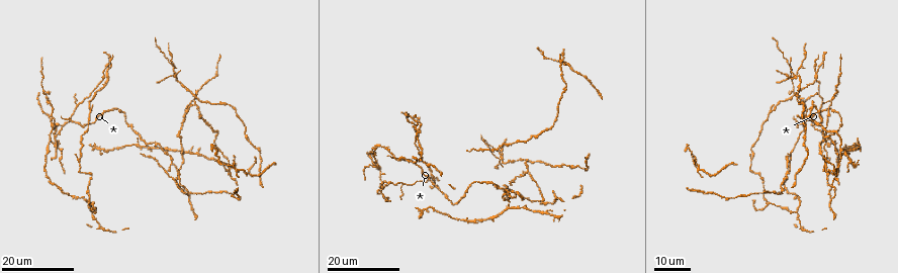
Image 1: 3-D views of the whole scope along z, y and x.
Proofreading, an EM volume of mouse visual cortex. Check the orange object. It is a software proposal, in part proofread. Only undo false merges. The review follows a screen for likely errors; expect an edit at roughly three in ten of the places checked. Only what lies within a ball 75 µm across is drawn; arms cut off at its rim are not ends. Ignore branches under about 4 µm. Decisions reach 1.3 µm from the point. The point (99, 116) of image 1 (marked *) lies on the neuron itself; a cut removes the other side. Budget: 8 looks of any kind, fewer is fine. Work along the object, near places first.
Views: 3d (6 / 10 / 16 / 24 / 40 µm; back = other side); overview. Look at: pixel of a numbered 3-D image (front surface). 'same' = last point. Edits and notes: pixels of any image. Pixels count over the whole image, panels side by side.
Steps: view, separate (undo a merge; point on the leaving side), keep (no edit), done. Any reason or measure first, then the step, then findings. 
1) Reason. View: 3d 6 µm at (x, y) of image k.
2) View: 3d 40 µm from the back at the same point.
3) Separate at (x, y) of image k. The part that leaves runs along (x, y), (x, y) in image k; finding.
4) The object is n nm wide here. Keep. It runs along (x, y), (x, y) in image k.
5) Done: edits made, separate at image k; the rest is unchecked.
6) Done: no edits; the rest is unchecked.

View: 3d 16 µm at (788, 161) of image 1.

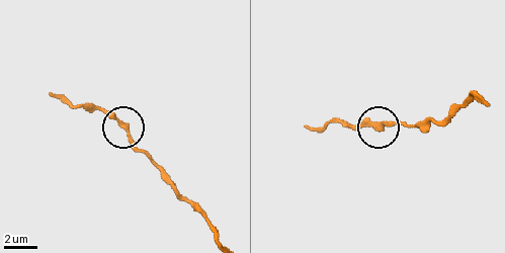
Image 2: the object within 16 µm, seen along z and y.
View: 3d 10 µm at (123, 126) of image 2.

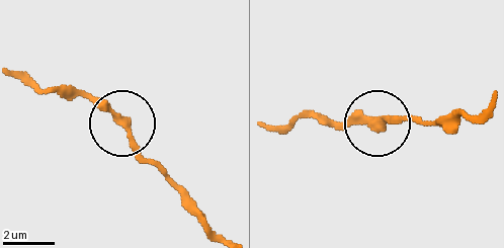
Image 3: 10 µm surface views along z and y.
The object is 310 nm wide here. Keep. One neuron here.

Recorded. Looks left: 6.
Sudden change in width. View: 3d 24 µm at (814, 104) of image 1.

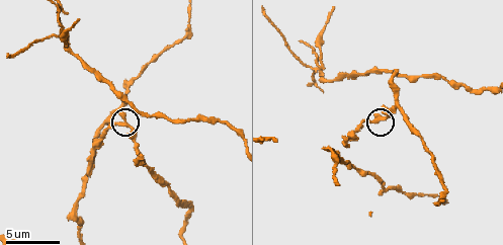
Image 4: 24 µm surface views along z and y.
View: 3d 10 µm at (123, 126) of image 4.

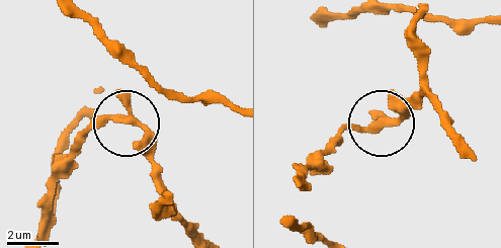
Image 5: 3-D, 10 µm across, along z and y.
3 arms meet here. Keep. Continuous, no second neuron.

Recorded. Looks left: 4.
Arms part here. View: 3d 24 µm at (827, 123) of image 1.

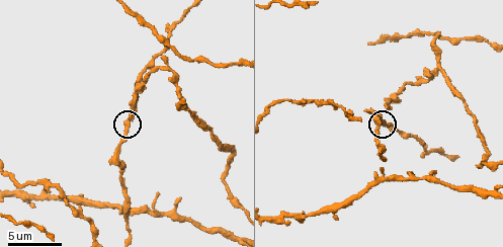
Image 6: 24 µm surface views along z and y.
View: 3d 10 µm at (385, 123) of image 6.

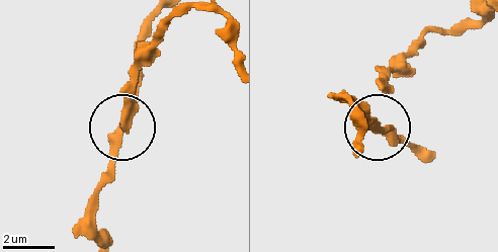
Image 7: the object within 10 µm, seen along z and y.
Keep. Continuous, no second neuron.

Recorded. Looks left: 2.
A fork. View: 3d 6 µm at (128, 222) of image 6.

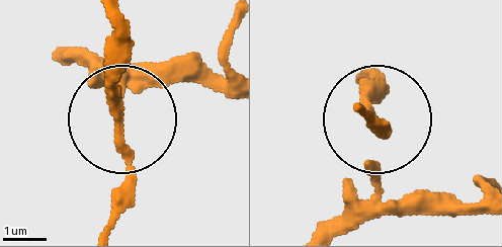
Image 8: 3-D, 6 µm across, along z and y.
Other side. View: 3d 6 µm from the back at (118, 115) of image 8.

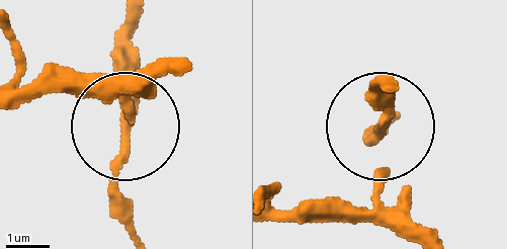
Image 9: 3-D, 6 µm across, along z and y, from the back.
The object is 170 nm wide here. Keep. All the same neuron.

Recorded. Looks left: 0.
Done: no edits; the rest is unchecked.

